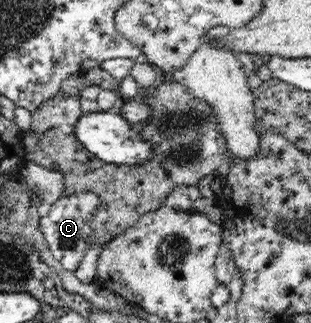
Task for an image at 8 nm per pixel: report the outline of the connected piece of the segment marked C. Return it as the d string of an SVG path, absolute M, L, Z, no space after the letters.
M91 190L74 193L72 196L63 195L57 201L51 202L49 212L40 219L40 232L44 235L52 255L58 262L61 262L64 269L74 272L86 256L90 240L94 236L89 224L97 213L97 206L100 206L100 203L99 196Z

